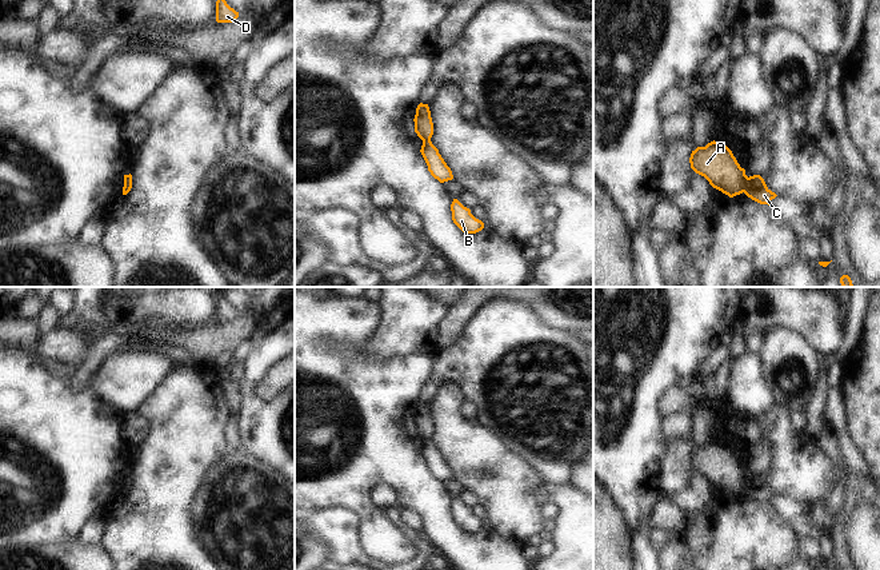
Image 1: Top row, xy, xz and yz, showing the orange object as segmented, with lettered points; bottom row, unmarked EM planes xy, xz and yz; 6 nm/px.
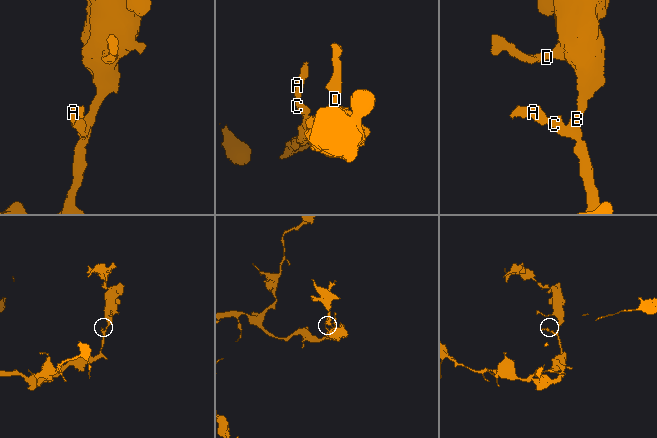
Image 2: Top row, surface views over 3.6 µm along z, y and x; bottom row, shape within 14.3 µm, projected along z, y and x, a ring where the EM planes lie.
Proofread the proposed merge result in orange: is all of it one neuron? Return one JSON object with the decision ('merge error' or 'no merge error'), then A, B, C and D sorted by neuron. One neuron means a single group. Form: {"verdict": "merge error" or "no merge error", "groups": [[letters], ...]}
{"verdict": "merge error", "groups": [["A"], ["B", "C", "D"]]}

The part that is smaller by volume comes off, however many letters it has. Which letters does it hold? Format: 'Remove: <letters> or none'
Remove: A

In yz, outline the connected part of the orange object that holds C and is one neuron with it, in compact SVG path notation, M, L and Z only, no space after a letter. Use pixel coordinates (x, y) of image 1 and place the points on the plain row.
M760 474L749 475L745 481L744 493L760 503L768 503L777 494L772 491Z

